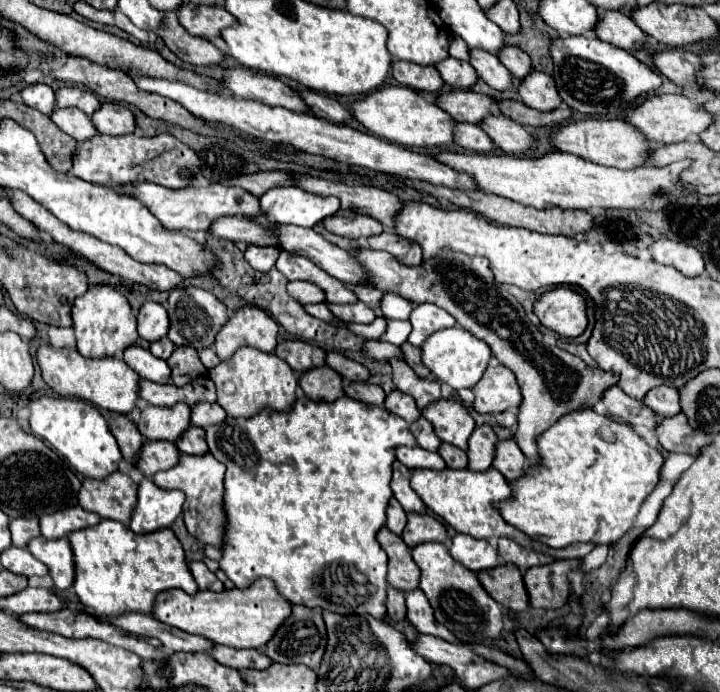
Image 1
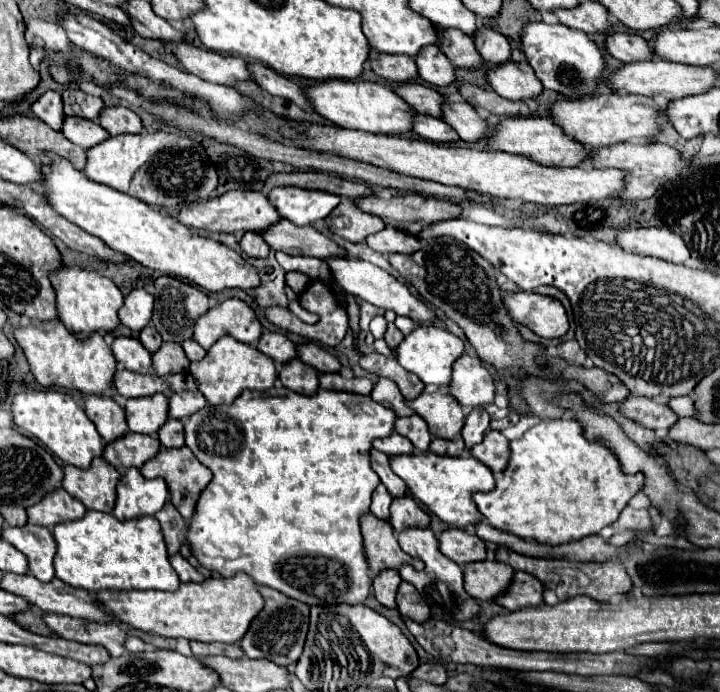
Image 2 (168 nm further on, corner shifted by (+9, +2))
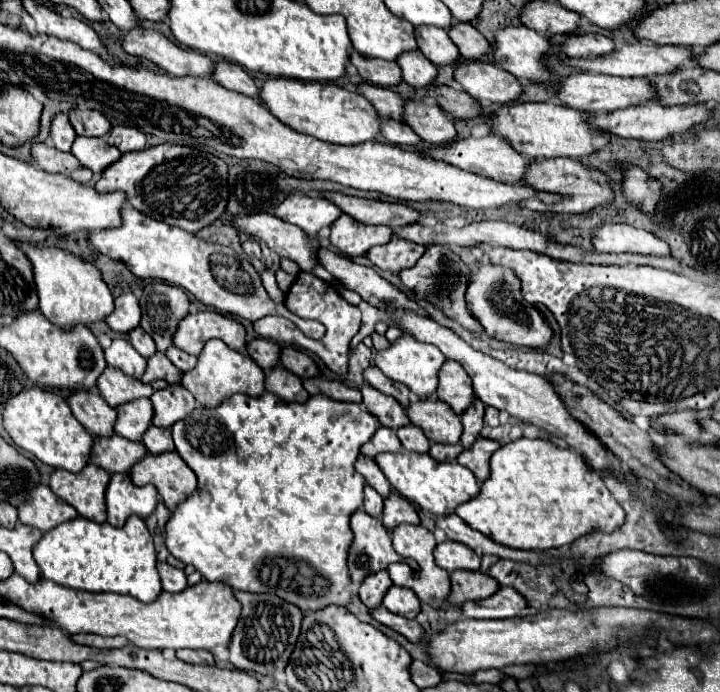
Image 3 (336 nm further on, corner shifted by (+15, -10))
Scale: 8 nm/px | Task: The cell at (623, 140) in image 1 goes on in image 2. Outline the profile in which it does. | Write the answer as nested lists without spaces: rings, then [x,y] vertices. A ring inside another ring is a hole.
[[[539,116],[505,118],[493,132],[491,146],[493,150],[501,150],[501,152],[525,154],[545,166],[583,166],[591,158],[591,148],[583,148],[583,144],[571,140],[571,136],[563,136],[563,128],[559,128],[555,120],[539,118]]]

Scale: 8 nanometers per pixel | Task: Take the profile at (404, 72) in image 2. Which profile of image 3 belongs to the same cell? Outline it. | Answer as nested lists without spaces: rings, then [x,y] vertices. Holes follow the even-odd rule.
[[[359,52],[349,54],[351,64],[359,70],[359,76],[375,86],[397,86],[401,82],[401,68],[395,62],[377,58],[365,58]]]

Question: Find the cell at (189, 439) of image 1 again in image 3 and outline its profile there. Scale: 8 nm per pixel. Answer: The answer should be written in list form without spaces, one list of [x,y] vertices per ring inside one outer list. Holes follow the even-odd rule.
[[[151,426],[145,434],[143,434],[143,444],[151,454],[161,454],[161,452],[169,452],[175,450],[173,446],[173,438],[171,438],[171,430],[167,428],[157,428]]]

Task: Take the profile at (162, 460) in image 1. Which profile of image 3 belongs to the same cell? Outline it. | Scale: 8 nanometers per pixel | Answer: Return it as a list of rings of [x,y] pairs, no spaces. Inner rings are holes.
[[[113,434],[111,438],[97,436],[89,454],[89,462],[101,466],[111,474],[115,472],[127,474],[131,466],[137,460],[141,460],[145,454],[147,454],[147,448],[141,442],[123,440],[123,436],[117,436],[117,434]]]

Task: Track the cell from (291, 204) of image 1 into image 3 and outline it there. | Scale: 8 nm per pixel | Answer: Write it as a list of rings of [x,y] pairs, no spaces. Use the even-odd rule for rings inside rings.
[[[291,194],[277,206],[275,216],[299,226],[309,236],[317,236],[323,226],[331,226],[341,216],[341,210],[325,198]]]

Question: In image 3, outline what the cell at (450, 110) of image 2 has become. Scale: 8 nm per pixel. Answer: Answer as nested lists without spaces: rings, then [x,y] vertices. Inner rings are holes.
[[[407,100],[403,108],[403,124],[413,128],[421,140],[435,146],[449,144],[457,136],[453,120],[439,106],[427,106],[419,100]],[[417,104],[423,106],[423,116],[417,116]]]

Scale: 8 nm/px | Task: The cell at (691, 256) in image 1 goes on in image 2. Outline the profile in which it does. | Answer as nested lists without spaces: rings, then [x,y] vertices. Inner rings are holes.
[[[625,228],[617,240],[629,252],[655,256],[673,264],[687,264],[691,258],[683,238],[667,228]]]

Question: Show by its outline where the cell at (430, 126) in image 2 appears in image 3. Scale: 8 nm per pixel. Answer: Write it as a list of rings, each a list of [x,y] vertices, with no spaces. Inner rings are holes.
[[[381,120],[381,136],[391,144],[421,144],[421,138],[409,126],[397,120]]]

